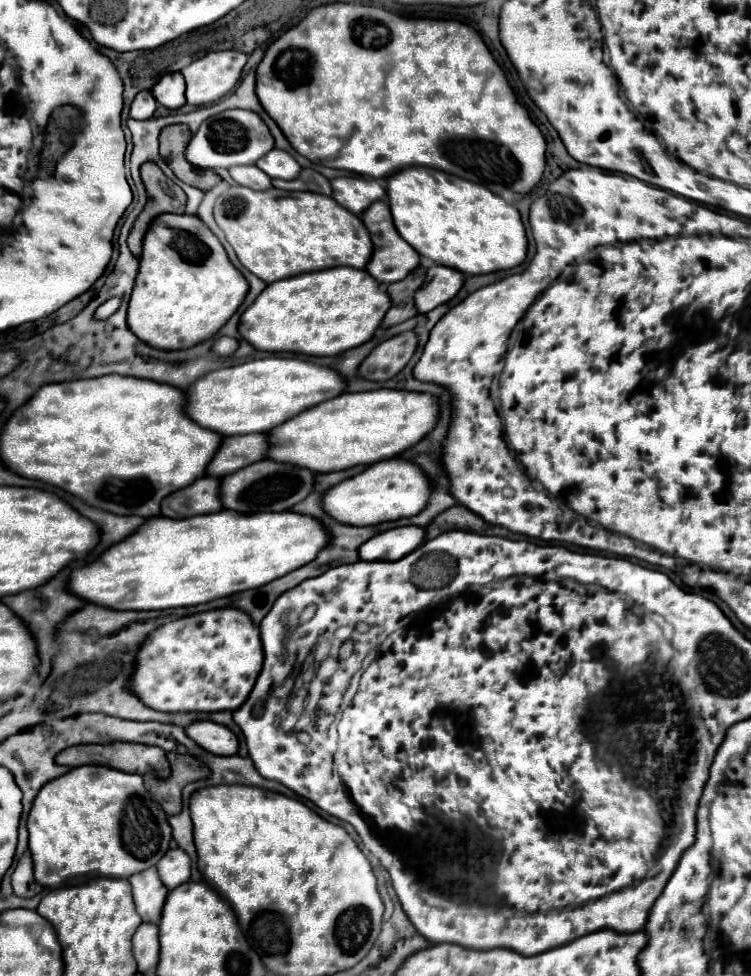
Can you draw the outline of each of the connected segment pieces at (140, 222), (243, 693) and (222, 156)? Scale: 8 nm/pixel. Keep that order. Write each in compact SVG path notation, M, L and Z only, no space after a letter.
M147 162L141 166L141 178L143 178L143 184L149 192L149 202L145 206L145 210L139 214L137 222L133 224L131 228L131 234L129 234L129 248L133 252L133 256L141 256L141 250L143 250L143 236L149 228L149 224L159 216L159 214L165 214L165 212L175 212L175 214L183 214L185 212L185 202L187 202L187 196L185 192L173 184L161 170L157 164L153 162Z
M227 606L227 608L215 608L215 610L207 610L207 612L197 612L197 614L191 614L191 616L185 616L185 618L175 618L163 626L159 626L157 630L153 630L145 642L141 644L141 648L137 650L137 666L133 670L133 676L129 678L129 692L135 692L135 696L147 706L147 708L153 708L153 710L159 710L159 712L169 712L169 714L175 714L175 712L235 712L249 696L249 692L253 690L253 684L261 672L261 666L263 666L263 646L261 646L261 636L259 636L259 626L253 624L253 620L249 620L249 616L245 616L245 612L233 608L233 606Z
M225 110L201 124L201 128L191 136L185 158L189 164L197 168L229 170L231 166L239 164L255 164L265 152L273 150L273 136L265 122L251 110Z

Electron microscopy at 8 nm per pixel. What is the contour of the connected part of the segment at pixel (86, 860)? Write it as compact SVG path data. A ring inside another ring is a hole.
M79 766L45 784L33 802L27 828L35 876L47 888L59 888L77 876L129 878L155 866L171 842L167 814L153 800L143 778L107 766Z

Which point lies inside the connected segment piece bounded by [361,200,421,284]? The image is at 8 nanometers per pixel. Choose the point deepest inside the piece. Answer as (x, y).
(393, 258)

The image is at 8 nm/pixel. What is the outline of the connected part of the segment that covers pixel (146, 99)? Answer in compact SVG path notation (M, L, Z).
M139 92L131 104L131 118L133 120L149 120L157 108L157 100L151 92Z

